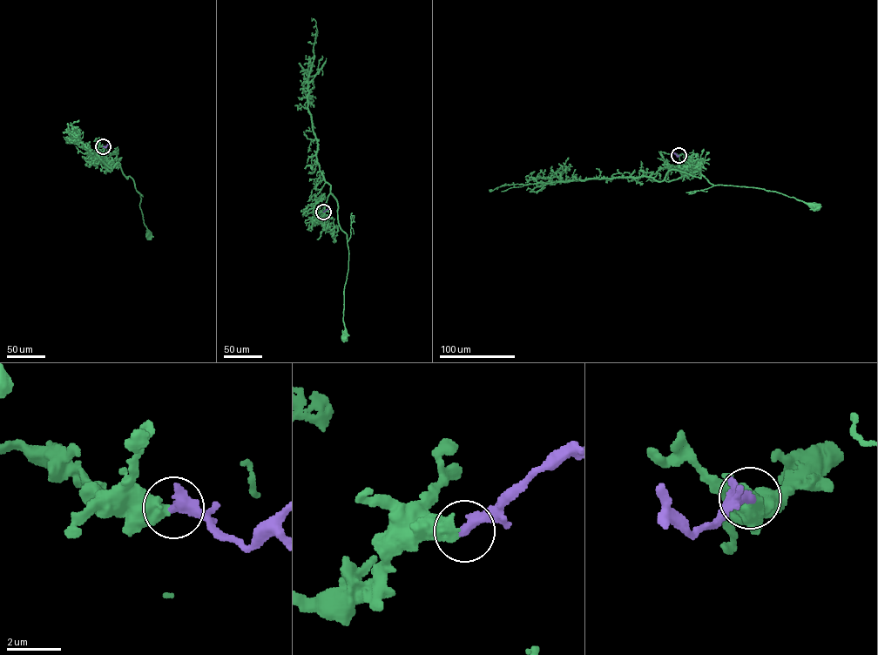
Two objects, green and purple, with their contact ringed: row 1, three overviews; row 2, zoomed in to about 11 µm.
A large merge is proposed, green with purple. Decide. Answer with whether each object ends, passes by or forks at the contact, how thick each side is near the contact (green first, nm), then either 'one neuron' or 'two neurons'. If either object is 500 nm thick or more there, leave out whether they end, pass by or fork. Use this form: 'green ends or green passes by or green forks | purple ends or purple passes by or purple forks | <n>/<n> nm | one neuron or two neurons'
550/460 nm | one neuron

